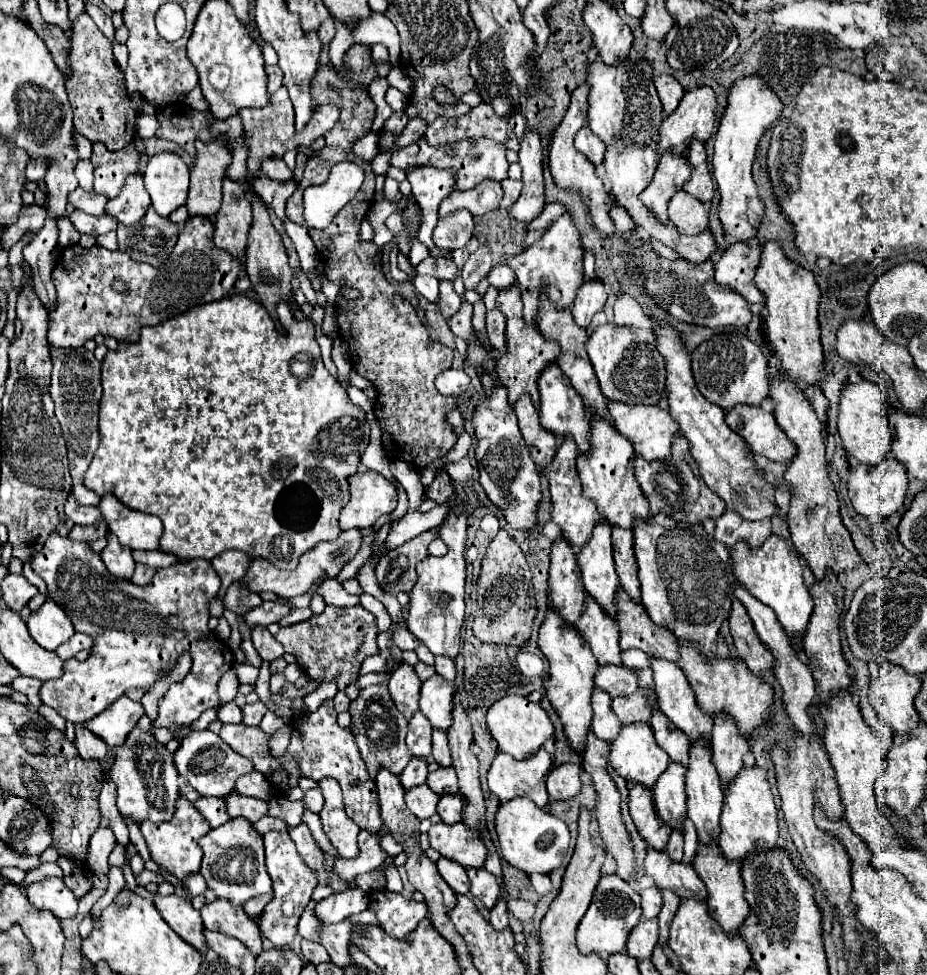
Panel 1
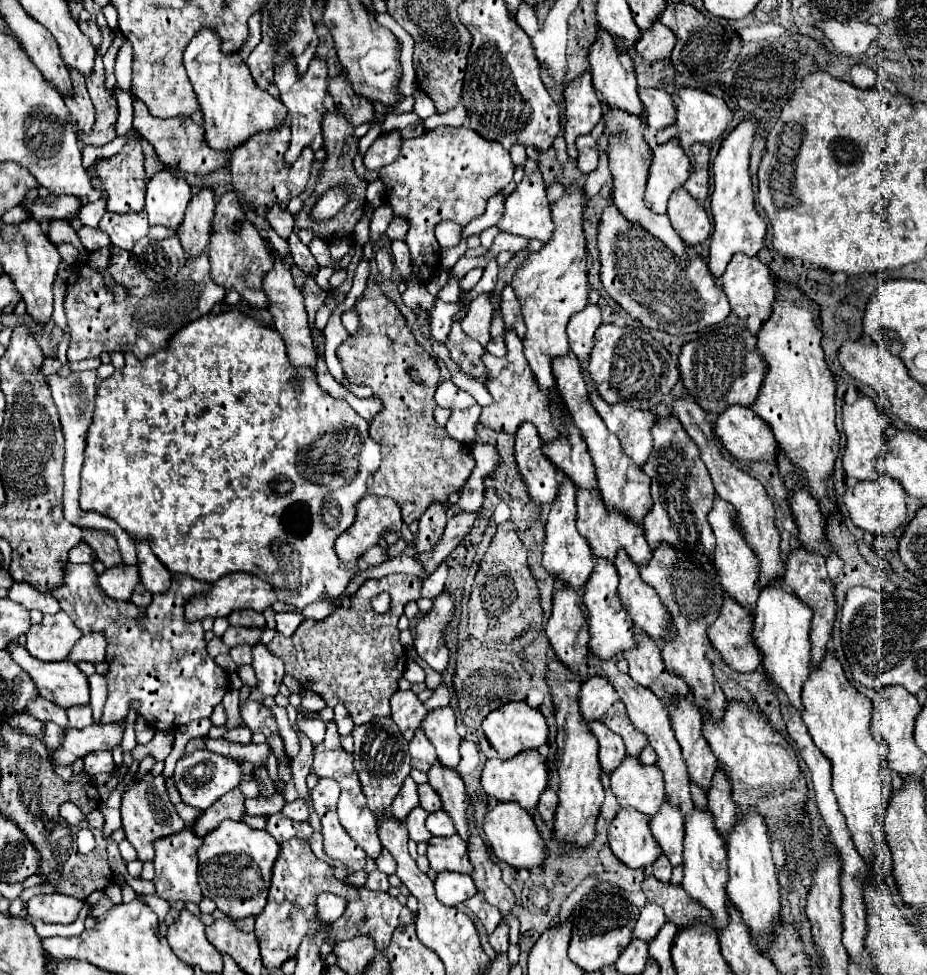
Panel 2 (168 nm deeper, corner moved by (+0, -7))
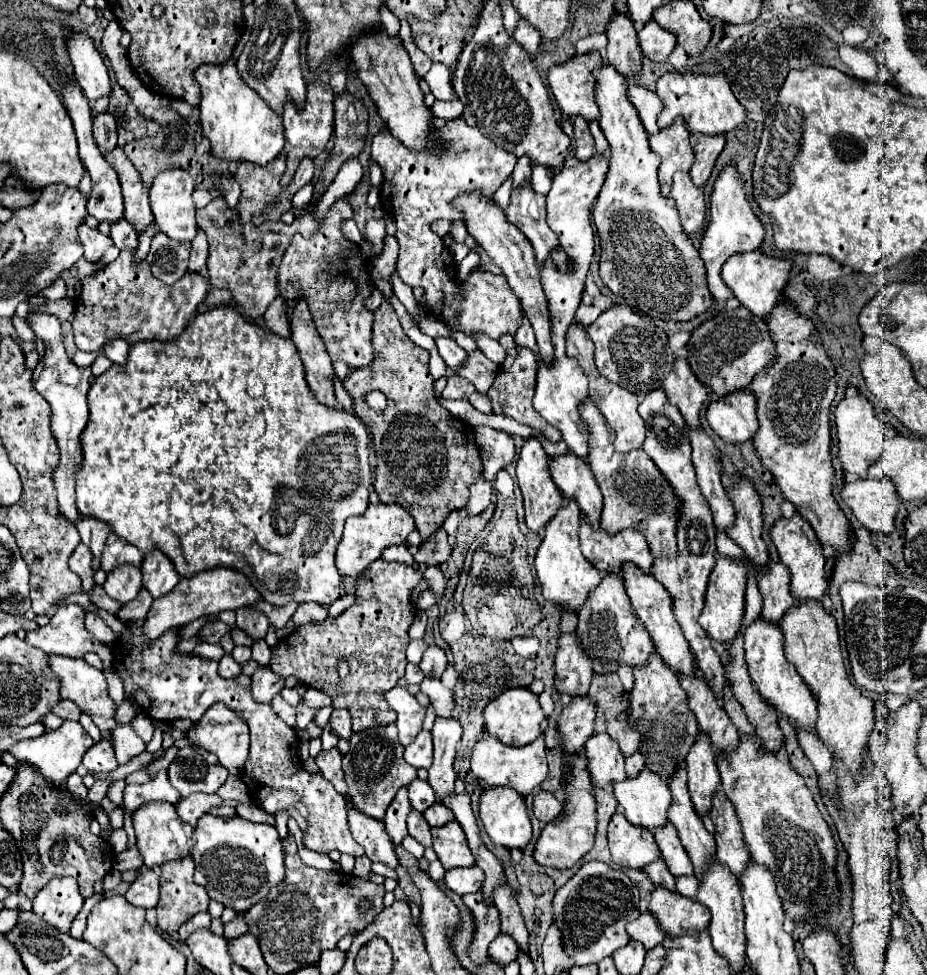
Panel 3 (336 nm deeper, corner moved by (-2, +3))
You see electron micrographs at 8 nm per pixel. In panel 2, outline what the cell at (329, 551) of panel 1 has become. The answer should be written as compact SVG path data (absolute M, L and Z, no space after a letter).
M233 572L233 574L219 578L219 582L213 582L211 590L207 590L207 594L195 594L195 598L189 598L189 602L185 606L185 618L187 618L187 622L195 622L195 620L203 620L207 616L211 616L211 618L229 616L231 612L237 612L237 610L263 612L273 602L277 602L277 598L275 598L273 586L269 582L263 582L261 578L257 578L253 574Z

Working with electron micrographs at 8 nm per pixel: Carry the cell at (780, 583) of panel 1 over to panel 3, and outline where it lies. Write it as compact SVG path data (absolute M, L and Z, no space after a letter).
M759 614L753 620L753 624L743 630L743 636L745 636L745 658L747 658L747 666L749 666L749 676L751 676L753 684L757 686L757 692L769 704L773 704L779 712L783 712L793 724L815 732L817 702L813 700L813 694L809 692L807 684L797 674L793 664L787 664L781 624L765 620L763 614Z

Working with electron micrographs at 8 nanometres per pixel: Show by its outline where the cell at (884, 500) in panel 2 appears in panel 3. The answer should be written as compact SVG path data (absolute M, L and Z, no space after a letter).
M867 478L845 484L841 498L865 528L883 534L895 530L895 514L901 498L891 480Z

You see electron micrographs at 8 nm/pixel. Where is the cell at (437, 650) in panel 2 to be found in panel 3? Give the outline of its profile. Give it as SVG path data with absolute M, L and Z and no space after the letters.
M431 644L425 650L423 660L421 660L419 666L425 672L425 676L441 676L443 670L447 668L447 656L445 656L445 652L437 644Z

